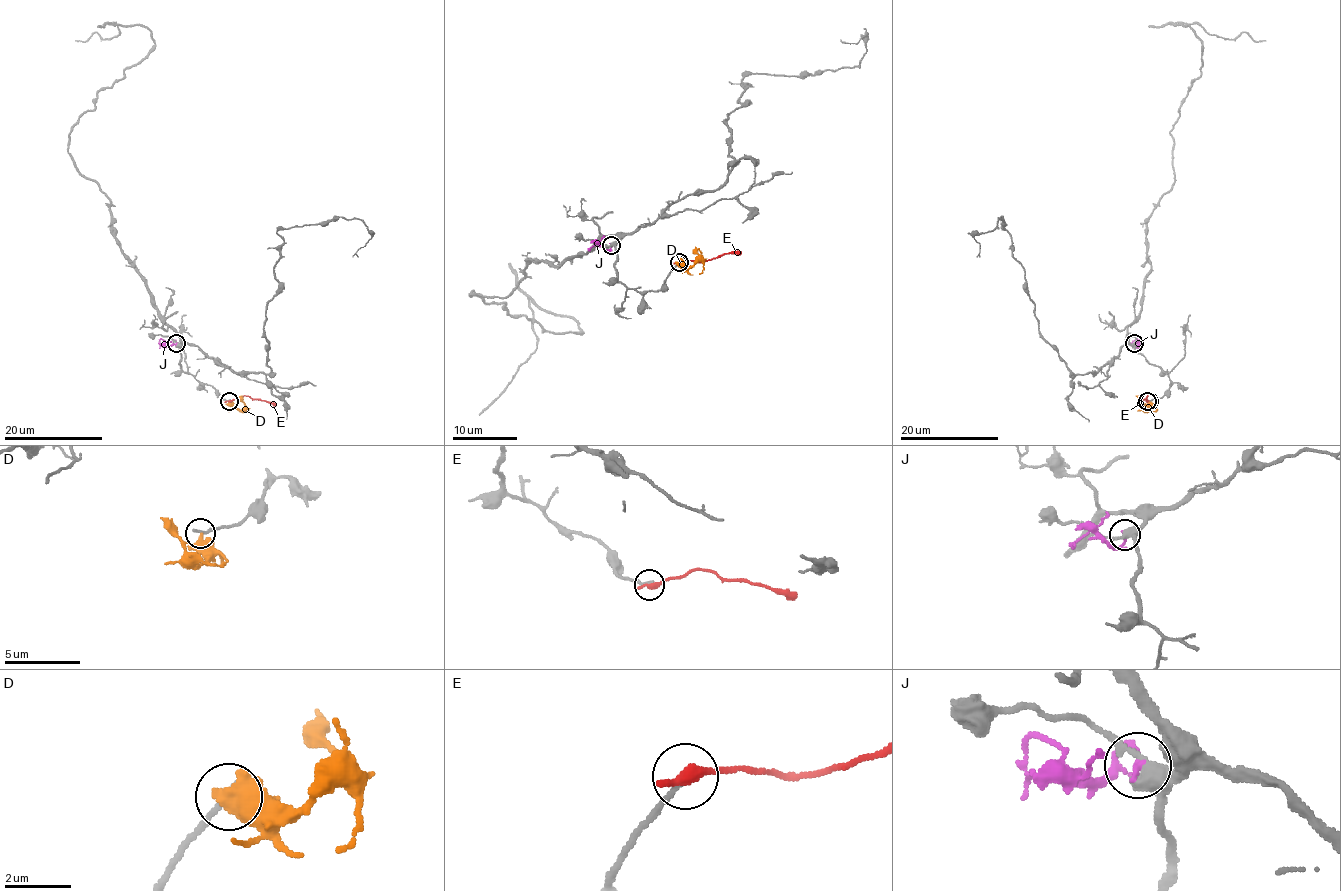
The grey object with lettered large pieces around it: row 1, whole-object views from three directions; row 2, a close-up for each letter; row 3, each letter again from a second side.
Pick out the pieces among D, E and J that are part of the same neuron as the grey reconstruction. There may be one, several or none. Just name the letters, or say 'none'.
none

